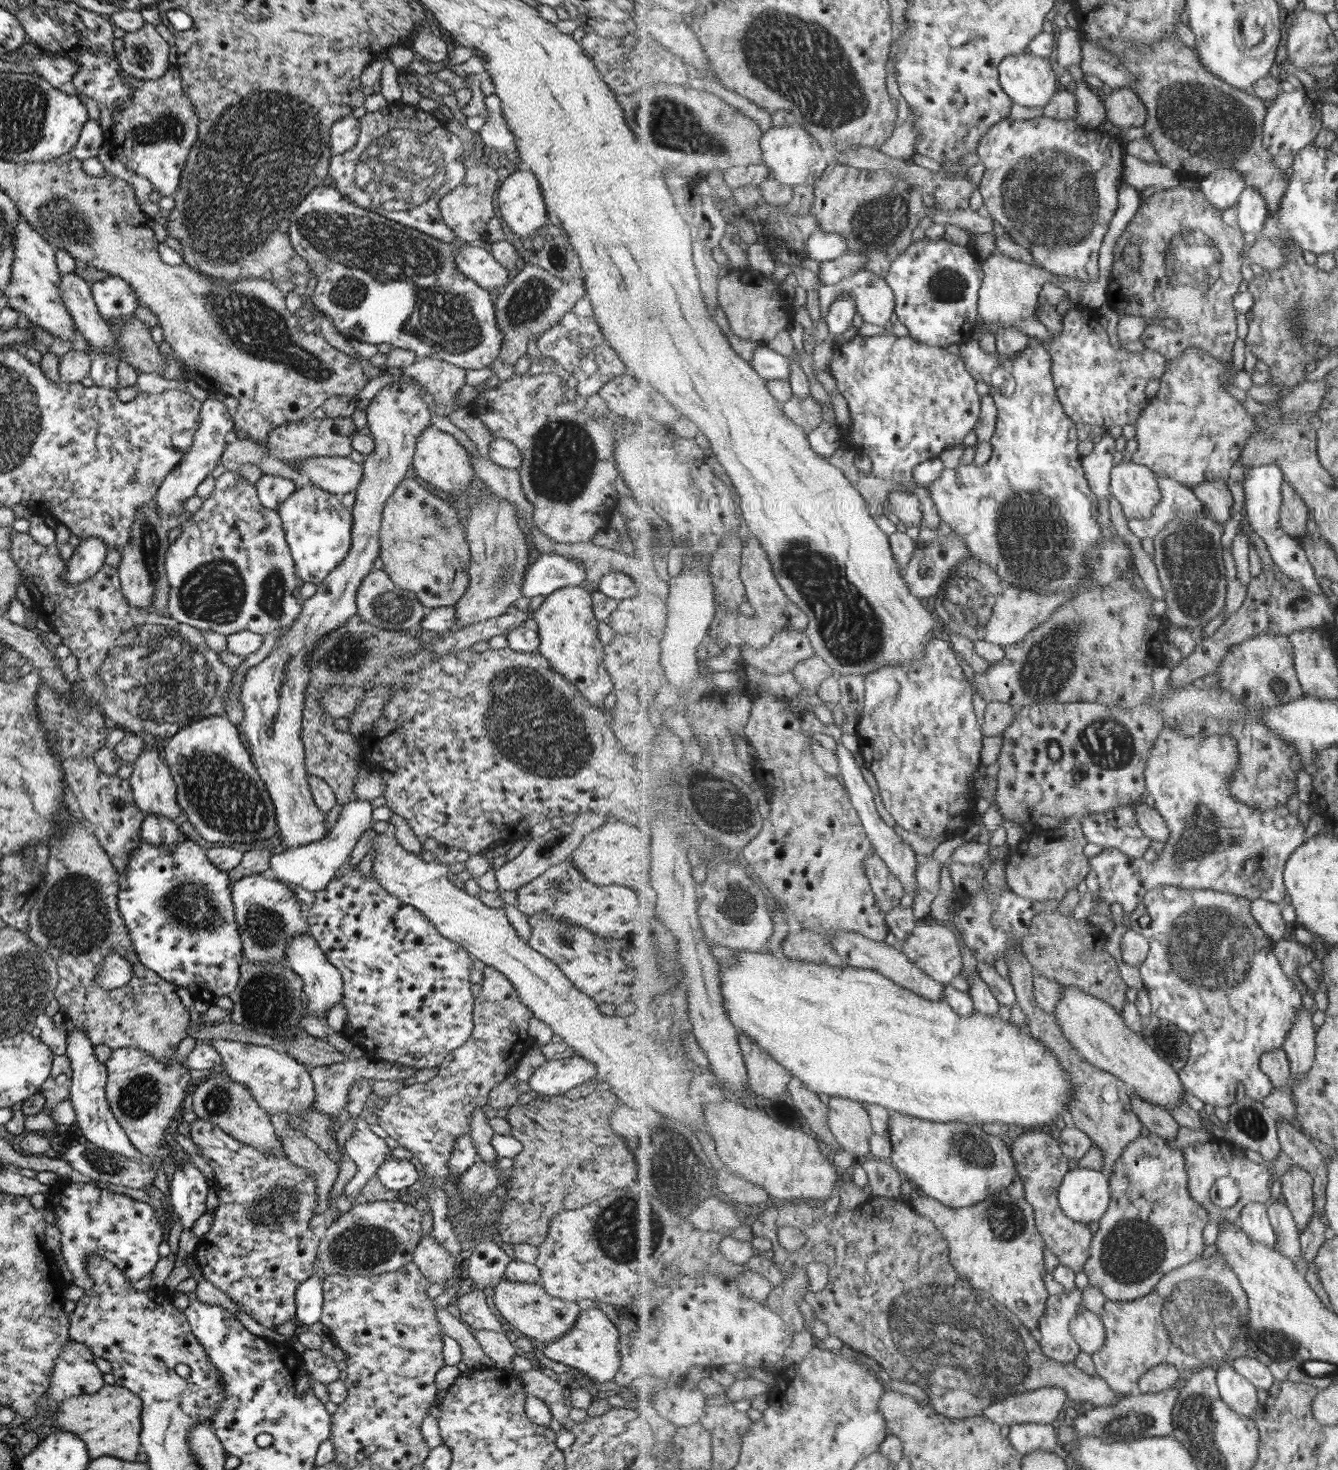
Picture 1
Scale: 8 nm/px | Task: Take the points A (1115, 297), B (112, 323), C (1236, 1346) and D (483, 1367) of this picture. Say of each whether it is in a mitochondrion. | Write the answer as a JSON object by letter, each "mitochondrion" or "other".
{"A":"other","B":"other","C":"mitochondrion","D":"other"}

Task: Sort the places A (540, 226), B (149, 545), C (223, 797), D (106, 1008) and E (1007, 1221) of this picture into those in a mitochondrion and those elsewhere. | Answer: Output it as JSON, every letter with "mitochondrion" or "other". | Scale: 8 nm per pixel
{"A":"other","B":"mitochondrion","C":"mitochondrion","D":"other","E":"mitochondrion"}

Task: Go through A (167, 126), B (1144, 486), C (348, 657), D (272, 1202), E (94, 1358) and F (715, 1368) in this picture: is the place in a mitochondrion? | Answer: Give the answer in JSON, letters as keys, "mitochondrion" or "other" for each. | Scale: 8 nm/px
{"A":"mitochondrion","B":"other","C":"mitochondrion","D":"mitochondrion","E":"other","F":"other"}

